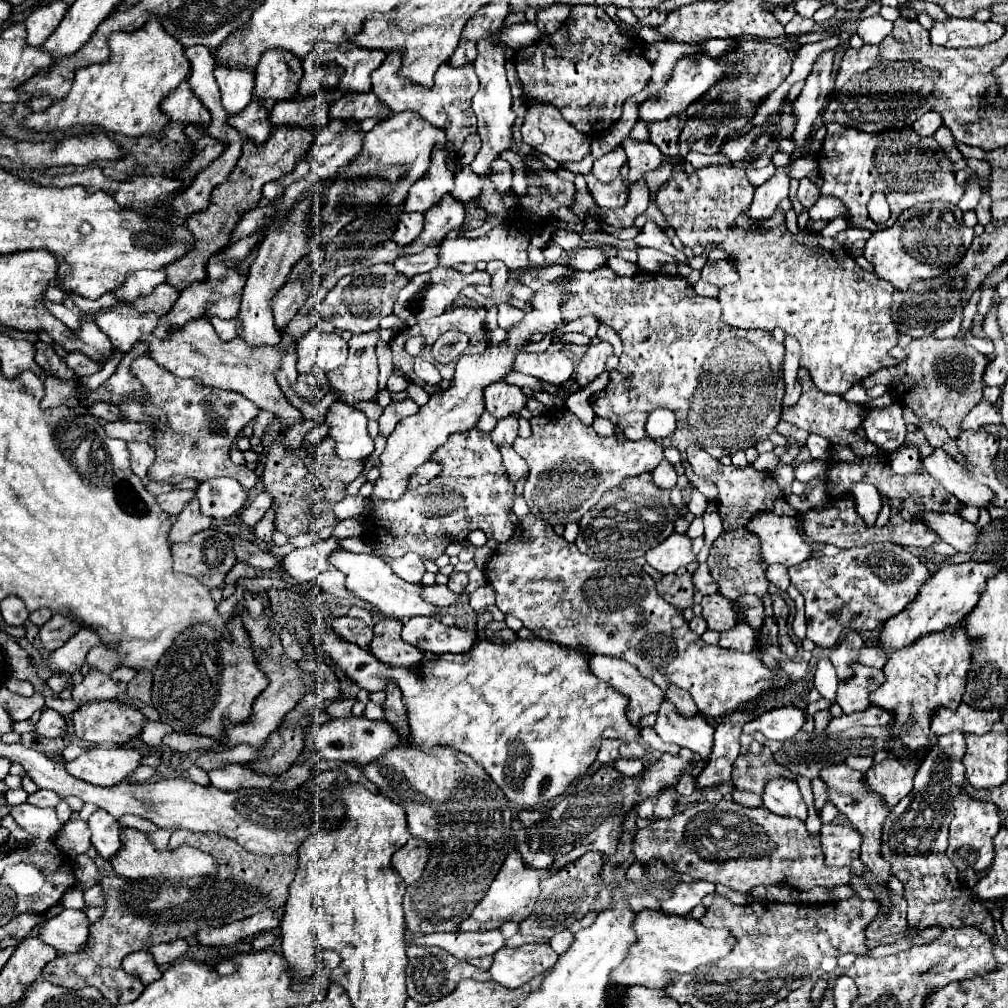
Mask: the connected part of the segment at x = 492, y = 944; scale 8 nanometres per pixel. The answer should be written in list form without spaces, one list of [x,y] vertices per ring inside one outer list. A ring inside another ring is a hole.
[[[499,929],[495,931],[475,931],[475,933],[433,933],[417,937],[421,945],[437,945],[457,959],[465,961],[467,957],[485,957],[495,955],[501,947],[507,945],[507,939],[501,935]]]

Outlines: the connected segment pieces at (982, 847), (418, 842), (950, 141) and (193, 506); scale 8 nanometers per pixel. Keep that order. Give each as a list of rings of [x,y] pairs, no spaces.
[[[959,791],[959,795],[953,799],[953,807],[955,807],[955,817],[949,825],[949,847],[947,847],[947,857],[953,861],[953,865],[959,871],[965,869],[973,869],[973,871],[987,871],[993,863],[993,837],[997,835],[997,831],[1001,829],[999,825],[999,815],[997,815],[997,807],[993,803],[985,803],[979,801],[971,795],[967,795],[967,791]]]
[[[413,837],[393,855],[391,865],[401,875],[405,885],[411,885],[421,877],[423,867],[427,865],[427,859],[429,859],[427,843],[423,839]]]
[[[943,125],[943,127],[939,127],[939,131],[935,131],[935,141],[943,147],[943,151],[945,151],[945,155],[947,155],[947,159],[951,159],[951,161],[957,161],[957,159],[961,159],[961,153],[957,151],[957,147],[955,147],[955,139],[953,139],[953,135],[951,135],[951,131]]]
[[[195,495],[191,499],[191,503],[187,503],[187,507],[179,513],[177,521],[173,523],[173,529],[169,533],[169,543],[187,541],[187,539],[191,539],[191,535],[207,529],[209,525],[211,525],[211,517],[201,515],[199,501],[197,501],[197,495]]]

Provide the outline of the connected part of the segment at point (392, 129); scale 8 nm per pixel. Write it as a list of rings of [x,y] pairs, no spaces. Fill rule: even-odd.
[[[411,111],[395,113],[395,115],[379,121],[369,133],[365,133],[359,157],[355,161],[351,161],[345,169],[353,177],[373,177],[387,167],[403,165],[411,173],[411,183],[413,183],[415,179],[419,179],[427,173],[431,151],[433,151],[433,147],[439,149],[439,145],[445,141],[443,137],[445,137],[443,131],[441,133],[433,131],[433,125],[427,123],[425,119],[421,119],[419,115],[415,115]]]

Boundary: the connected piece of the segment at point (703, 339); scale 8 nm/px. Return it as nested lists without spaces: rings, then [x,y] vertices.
[[[607,265],[599,271],[579,271],[571,279],[571,295],[563,303],[563,319],[593,315],[599,323],[613,327],[613,331],[623,341],[621,361],[605,391],[599,391],[597,403],[593,405],[599,417],[609,419],[613,425],[621,427],[627,439],[635,441],[645,437],[645,423],[653,409],[671,409],[677,417],[677,427],[673,435],[659,439],[663,447],[675,447],[681,453],[689,445],[699,445],[713,457],[733,455],[745,451],[767,439],[781,421],[781,399],[785,395],[783,383],[783,343],[777,343],[771,333],[759,329],[735,329],[727,327],[721,319],[721,307],[717,299],[695,295],[687,279],[679,275],[663,273],[637,273],[633,277],[619,277]]]

